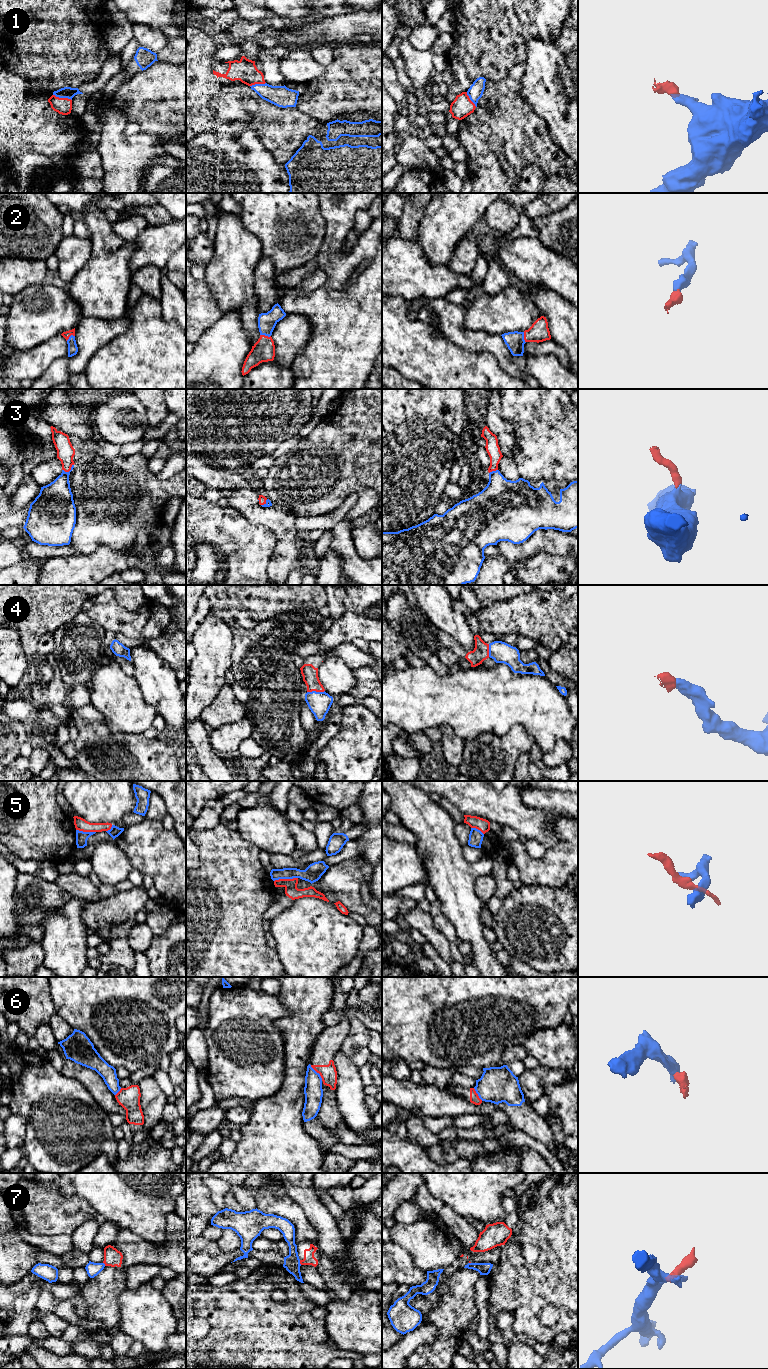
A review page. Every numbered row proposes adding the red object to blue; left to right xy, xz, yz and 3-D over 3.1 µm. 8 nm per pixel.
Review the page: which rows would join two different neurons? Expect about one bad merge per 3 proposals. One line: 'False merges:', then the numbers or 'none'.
False merges: 5, 6, 7

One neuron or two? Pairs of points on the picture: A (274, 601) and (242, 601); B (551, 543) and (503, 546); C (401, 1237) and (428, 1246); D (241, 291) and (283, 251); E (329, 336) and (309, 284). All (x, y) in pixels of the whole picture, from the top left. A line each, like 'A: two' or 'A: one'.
A: one
B: one
C: one
D: two
E: two

